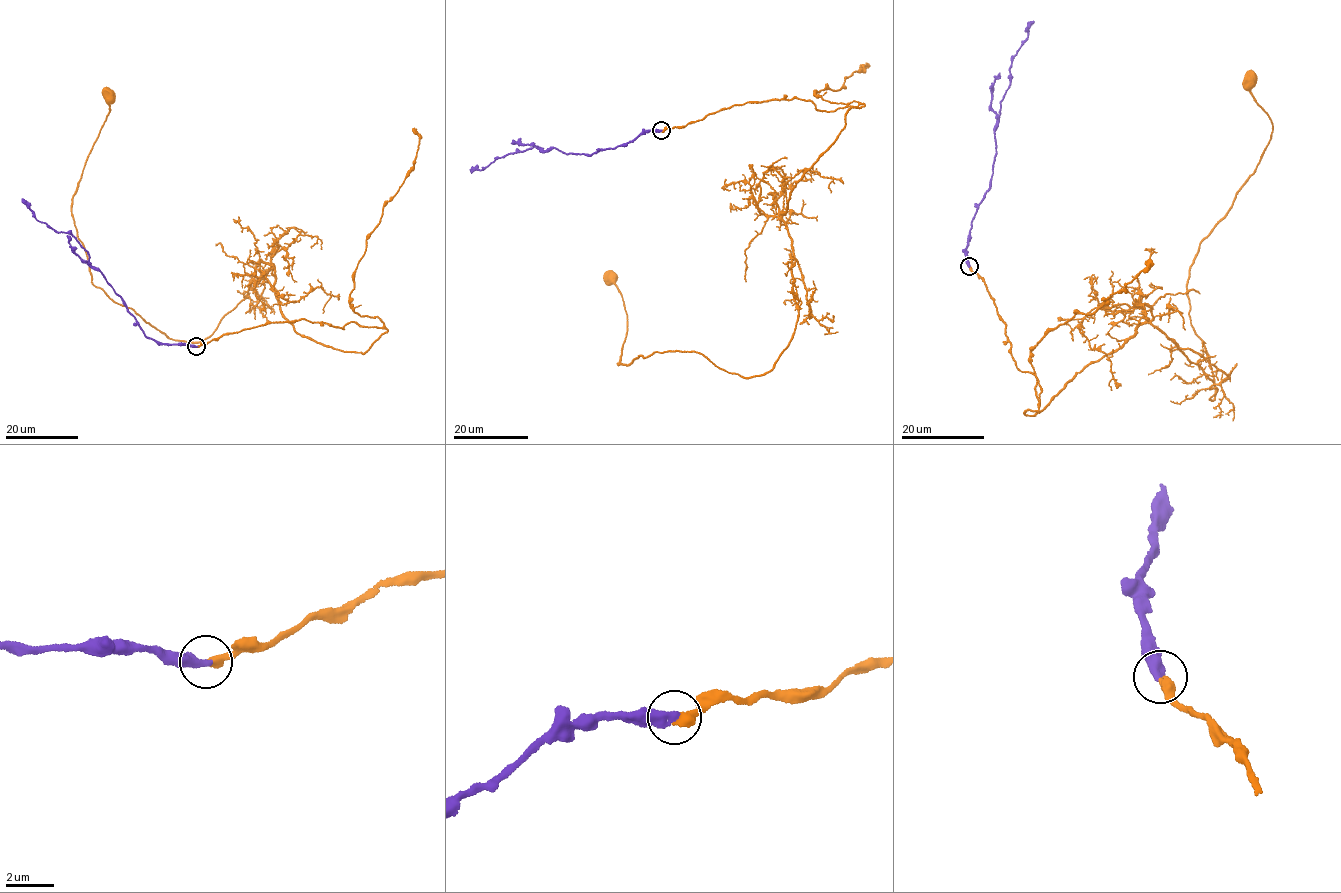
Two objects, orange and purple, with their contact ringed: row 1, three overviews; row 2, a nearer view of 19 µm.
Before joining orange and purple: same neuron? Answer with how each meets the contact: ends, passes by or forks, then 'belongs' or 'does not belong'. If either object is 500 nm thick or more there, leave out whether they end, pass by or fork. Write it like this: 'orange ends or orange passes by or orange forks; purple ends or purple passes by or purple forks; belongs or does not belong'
orange ends; purple ends; belongs

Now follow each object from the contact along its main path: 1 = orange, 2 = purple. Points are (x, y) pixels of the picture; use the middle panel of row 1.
1: (661, 131), (773, 99), (863, 104), (782, 213), (799, 314), (772, 369), (618, 364), (610, 281)
2: (661, 131), (642, 132), (632, 140), (589, 155), (554, 148), (544, 151), (536, 145), (506, 154), (471, 173)

